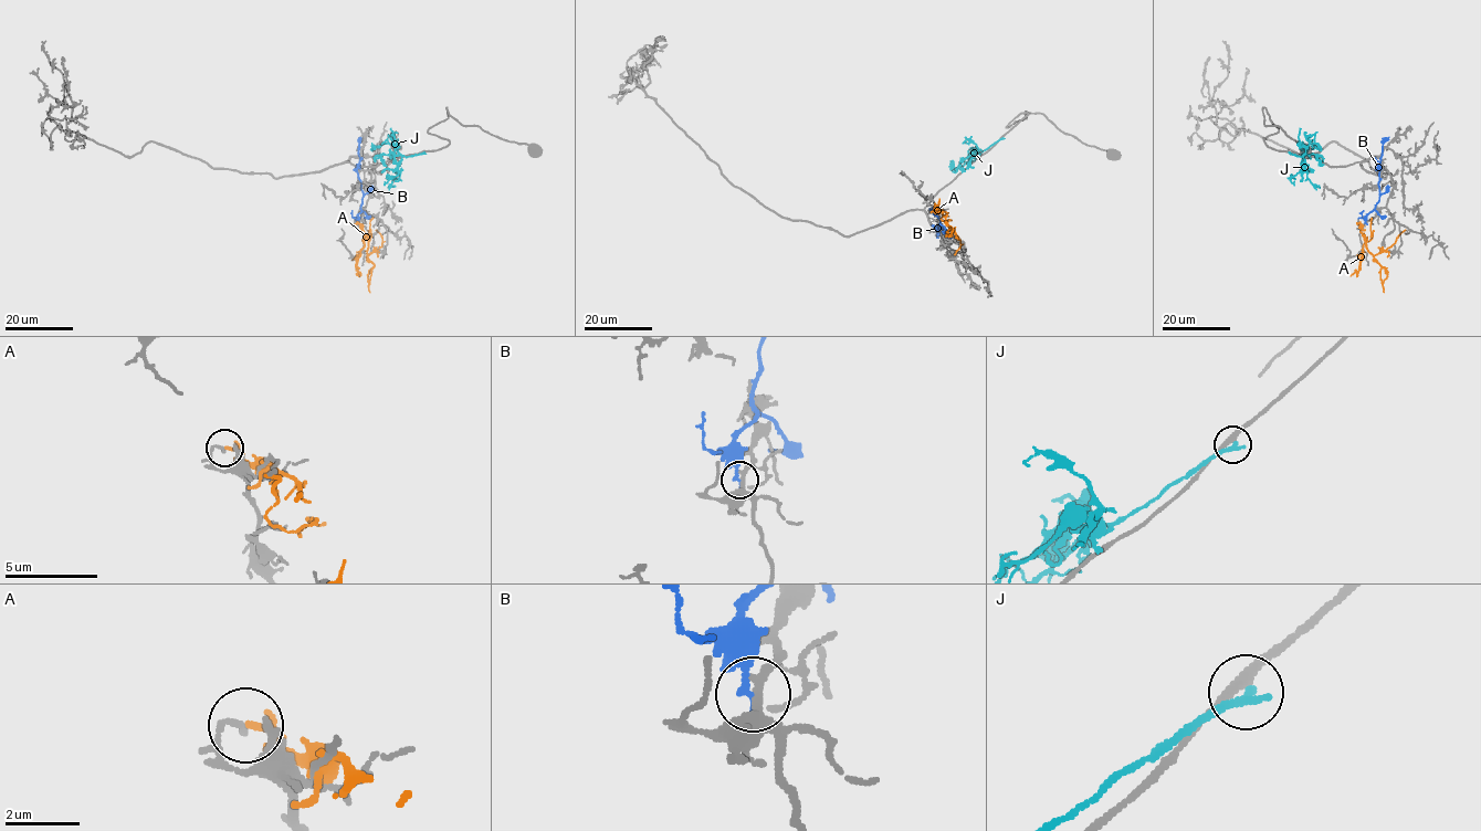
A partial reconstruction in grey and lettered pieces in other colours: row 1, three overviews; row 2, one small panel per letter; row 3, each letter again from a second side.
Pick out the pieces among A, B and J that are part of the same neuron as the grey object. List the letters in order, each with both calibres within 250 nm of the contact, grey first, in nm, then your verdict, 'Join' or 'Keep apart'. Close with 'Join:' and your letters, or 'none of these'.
A: Thickness 170 nm (grey) against 190 nm. Keep apart
B: Thickness 200 nm (grey) against 190 nm. Keep apart
J: Thickness 320 nm (grey) against 320 nm. Keep apart
Join: none of these

